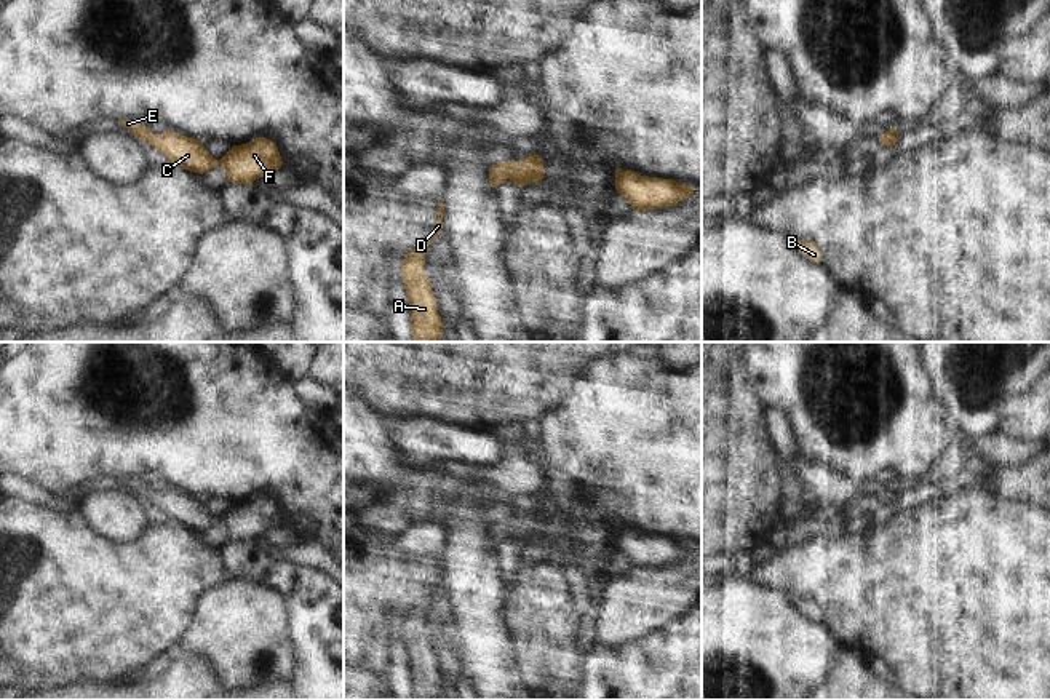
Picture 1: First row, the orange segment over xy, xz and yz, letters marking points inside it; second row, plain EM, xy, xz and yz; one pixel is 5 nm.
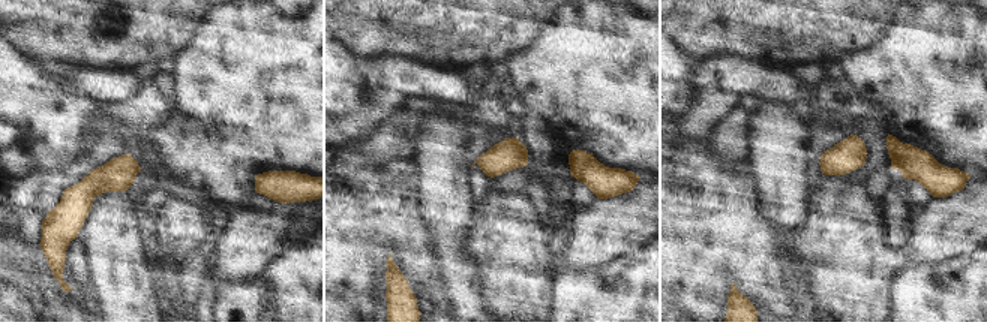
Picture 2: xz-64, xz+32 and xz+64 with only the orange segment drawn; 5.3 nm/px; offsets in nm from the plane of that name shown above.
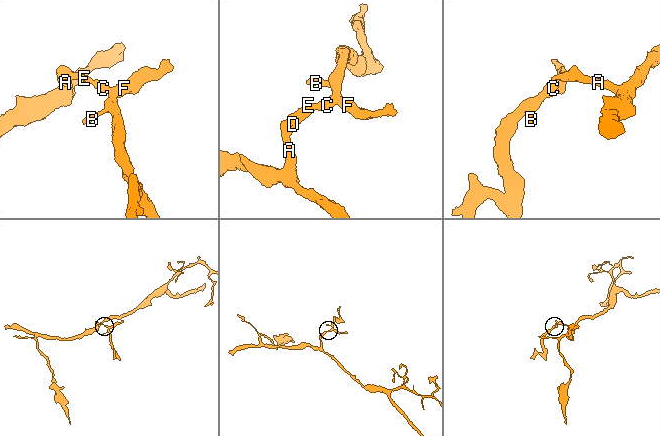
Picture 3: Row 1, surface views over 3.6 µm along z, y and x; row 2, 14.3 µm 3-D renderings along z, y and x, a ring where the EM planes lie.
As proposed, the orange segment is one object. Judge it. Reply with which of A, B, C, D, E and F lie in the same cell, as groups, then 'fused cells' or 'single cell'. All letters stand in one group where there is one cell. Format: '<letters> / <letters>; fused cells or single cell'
A B C D E F; single cell

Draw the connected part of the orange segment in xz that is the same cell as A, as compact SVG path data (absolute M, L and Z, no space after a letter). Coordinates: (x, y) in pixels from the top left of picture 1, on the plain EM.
M412 606L401 622L401 638L411 663L412 700L438 700L443 695L443 679L436 666L433 644L424 628L427 606Z

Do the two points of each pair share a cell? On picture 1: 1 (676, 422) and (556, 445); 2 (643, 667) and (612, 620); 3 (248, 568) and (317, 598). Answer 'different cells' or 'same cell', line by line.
1: same cell
2: different cells
3: same cell

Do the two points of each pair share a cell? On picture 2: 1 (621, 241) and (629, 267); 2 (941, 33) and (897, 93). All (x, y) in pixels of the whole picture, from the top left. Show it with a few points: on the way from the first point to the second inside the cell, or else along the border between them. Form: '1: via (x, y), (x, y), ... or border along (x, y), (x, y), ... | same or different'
1: border along (644, 244), (603, 265), (593, 267) | different
2: via (941, 48), (912, 78) | same

